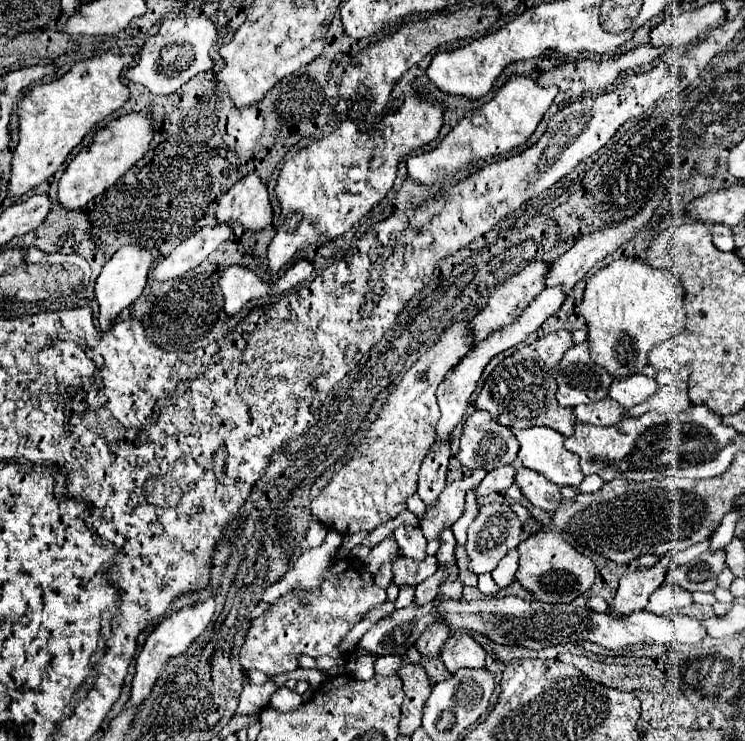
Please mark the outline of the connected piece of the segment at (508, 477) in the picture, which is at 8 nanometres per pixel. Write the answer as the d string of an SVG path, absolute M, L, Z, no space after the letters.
M506 465L502 469L494 469L492 473L488 473L474 489L476 497L484 497L484 495L490 495L494 491L506 491L512 483L514 483L514 473L516 469L512 465Z

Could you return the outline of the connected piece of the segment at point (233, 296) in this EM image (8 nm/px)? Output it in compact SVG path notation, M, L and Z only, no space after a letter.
M228 267L220 277L220 289L226 301L224 311L230 317L240 313L246 303L272 294L269 282L244 267Z

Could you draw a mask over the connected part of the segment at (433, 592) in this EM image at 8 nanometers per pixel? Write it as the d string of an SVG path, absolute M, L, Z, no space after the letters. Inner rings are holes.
M438 567L438 571L436 571L432 577L424 579L424 581L416 587L416 601L414 601L414 603L424 605L424 603L434 601L436 595L438 595L438 587L442 585L442 579L446 579L446 567Z

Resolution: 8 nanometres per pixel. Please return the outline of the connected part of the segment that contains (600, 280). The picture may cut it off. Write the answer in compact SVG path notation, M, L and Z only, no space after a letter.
M618 257L588 277L580 313L588 325L592 361L614 377L628 377L648 363L652 347L684 329L684 287L668 269L656 269L642 257Z

